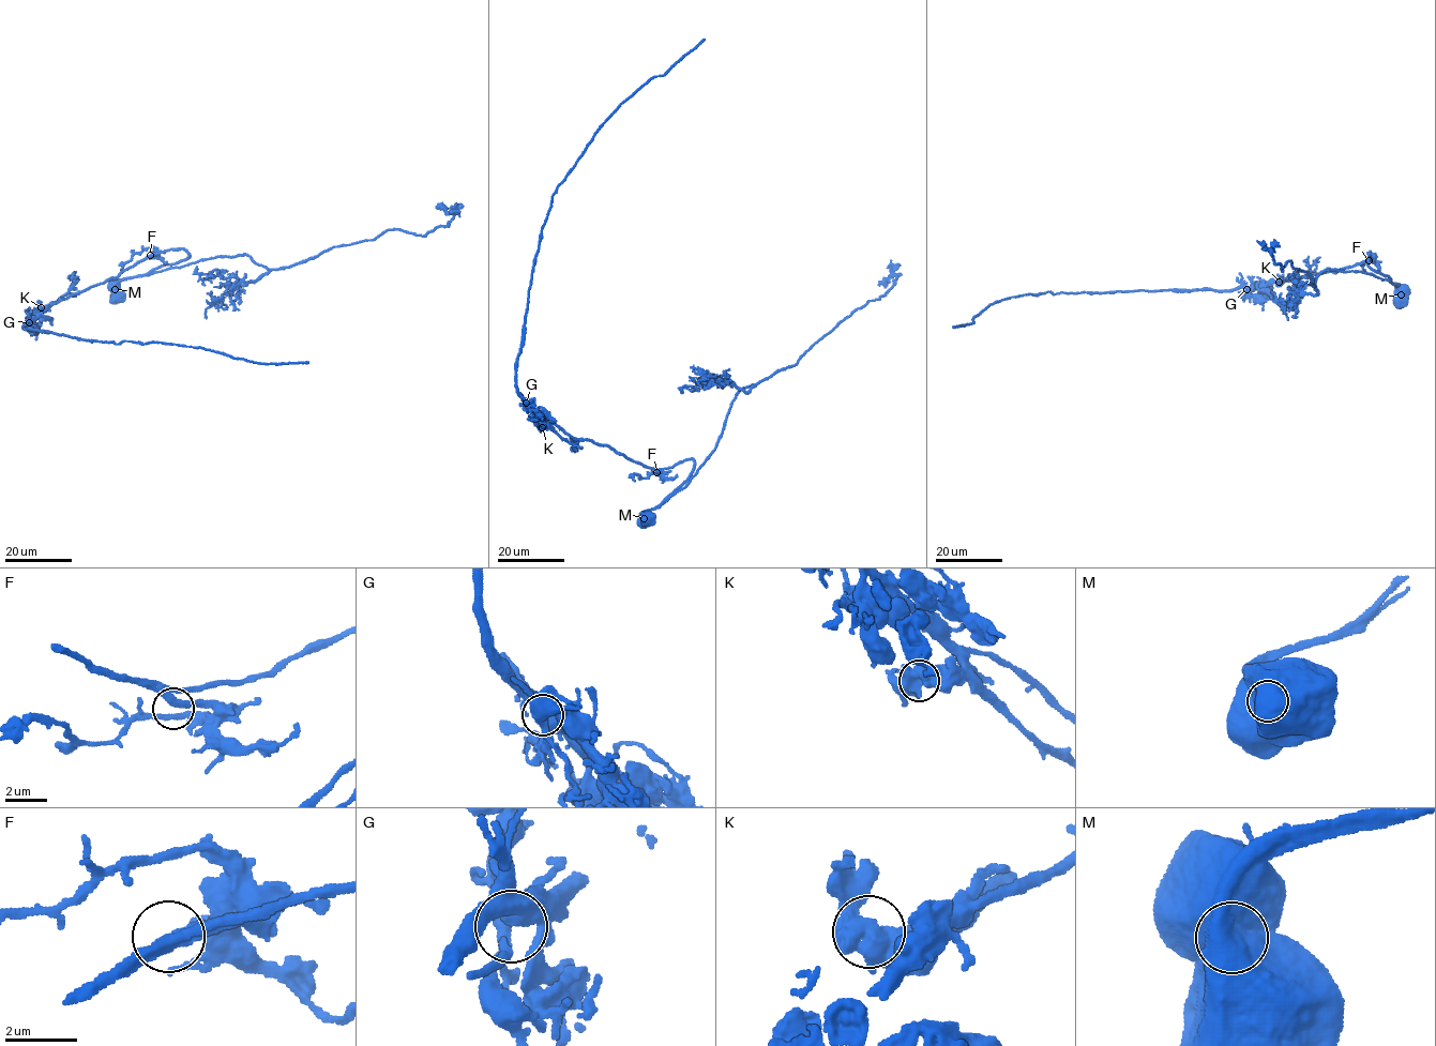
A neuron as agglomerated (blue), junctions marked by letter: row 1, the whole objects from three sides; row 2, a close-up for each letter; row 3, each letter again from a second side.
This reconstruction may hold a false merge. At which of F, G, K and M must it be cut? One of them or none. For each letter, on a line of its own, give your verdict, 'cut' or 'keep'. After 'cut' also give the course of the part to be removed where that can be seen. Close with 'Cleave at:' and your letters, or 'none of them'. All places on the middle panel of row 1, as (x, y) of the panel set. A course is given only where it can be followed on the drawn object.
F: keep
G: keep
K: keep
M: cut; foreign part runs (644, 518), (683, 488), (713, 451), (737, 393), (795, 366), (857, 309), (885, 296), (896, 277), (879, 286)
Cleave at: M

